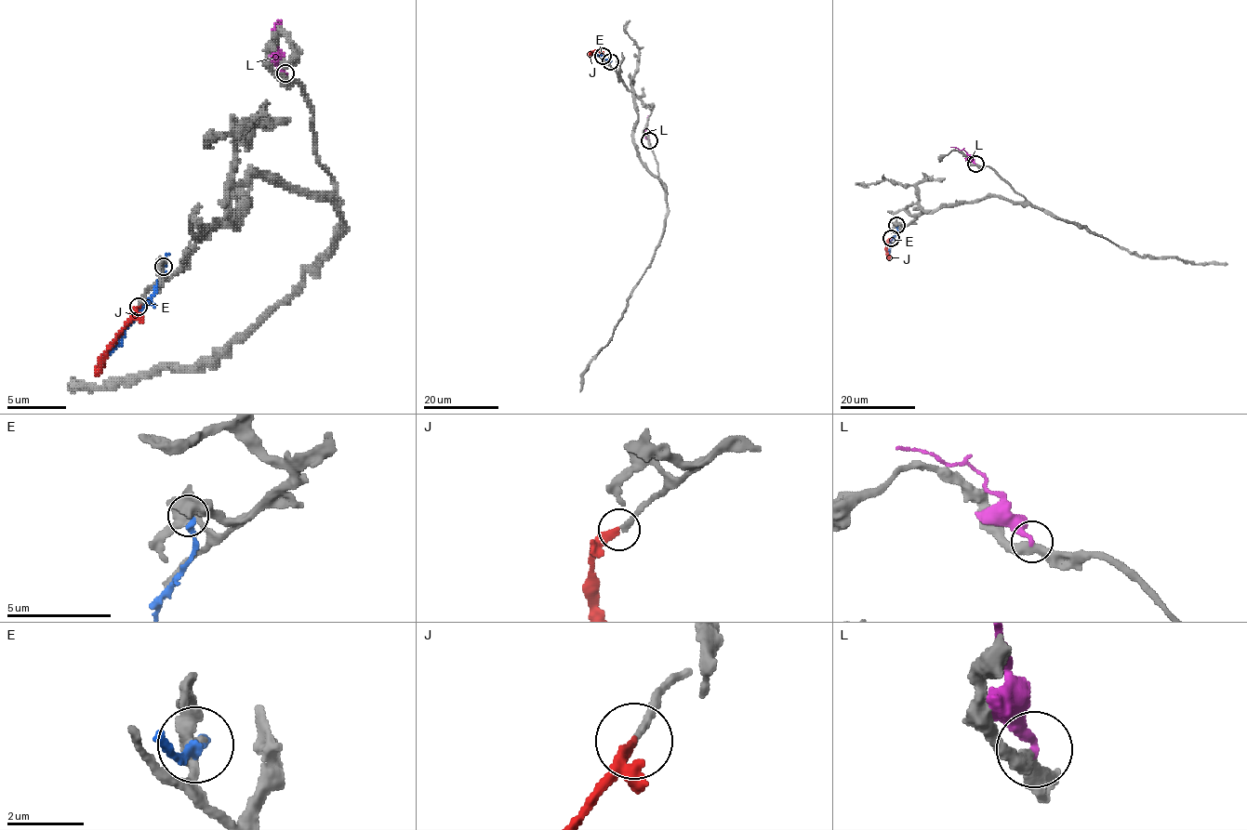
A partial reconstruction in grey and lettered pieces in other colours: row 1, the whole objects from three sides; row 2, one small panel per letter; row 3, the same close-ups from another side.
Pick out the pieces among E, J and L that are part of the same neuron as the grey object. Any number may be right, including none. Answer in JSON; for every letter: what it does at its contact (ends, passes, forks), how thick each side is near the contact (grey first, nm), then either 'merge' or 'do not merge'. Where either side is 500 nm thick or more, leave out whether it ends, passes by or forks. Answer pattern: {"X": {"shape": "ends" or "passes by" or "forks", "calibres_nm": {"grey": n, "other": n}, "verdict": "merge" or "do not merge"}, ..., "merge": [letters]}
{"E": {"shape": "ends", "calibres_nm": {"grey": 480, "other": 320}, "verdict": "do not merge"}, "J": {"shape": "ends", "calibres_nm": {"grey": 190, "other": 220}, "verdict": "merge"}, "L": {"shape": "ends", "calibres_nm": {"grey": 360, "other": 240}, "verdict": "do not merge"}, "merge": ["J"]}

